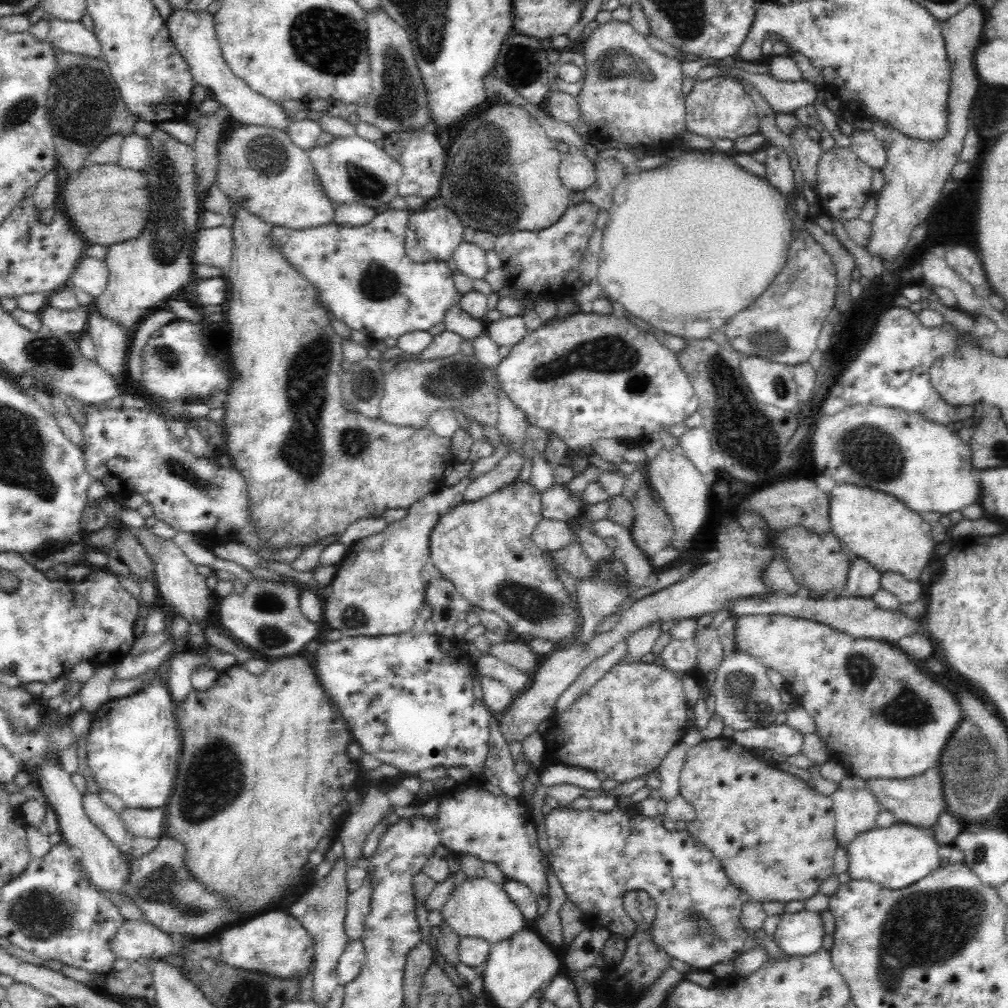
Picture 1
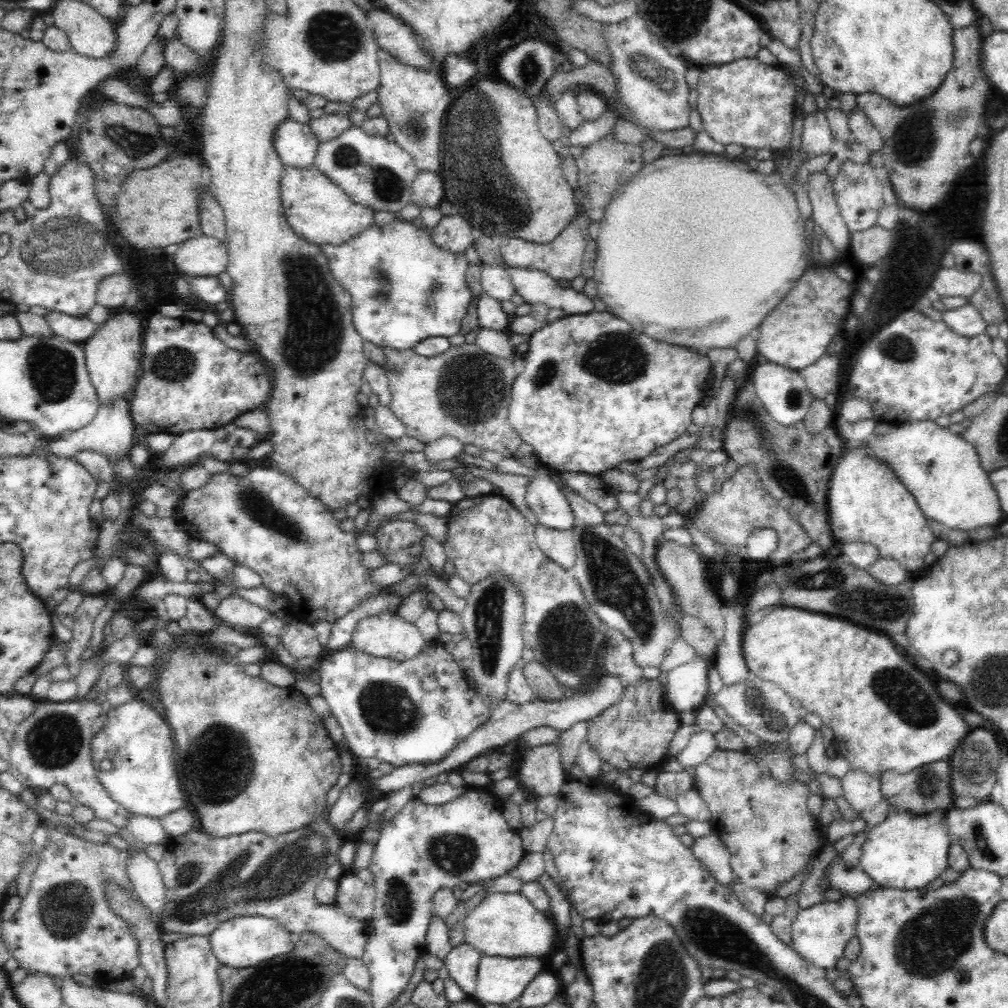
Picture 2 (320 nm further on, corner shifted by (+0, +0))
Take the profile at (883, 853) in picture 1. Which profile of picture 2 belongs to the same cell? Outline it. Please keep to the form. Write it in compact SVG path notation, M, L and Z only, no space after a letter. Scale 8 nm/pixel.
M938 811L924 815L890 812L883 822L868 832L862 845L859 867L874 883L883 887L924 889L949 867L948 853L952 840L945 817Z

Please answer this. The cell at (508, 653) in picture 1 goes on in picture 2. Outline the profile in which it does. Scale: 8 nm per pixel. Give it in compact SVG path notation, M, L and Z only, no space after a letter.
M530 662L523 669L526 680L533 690L533 700L562 700L562 691L558 680L540 662Z

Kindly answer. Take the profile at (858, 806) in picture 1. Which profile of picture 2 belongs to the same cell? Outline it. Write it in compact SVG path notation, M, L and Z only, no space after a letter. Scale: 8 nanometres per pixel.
M851 768L841 781L845 799L857 814L877 806L882 800L880 775Z

